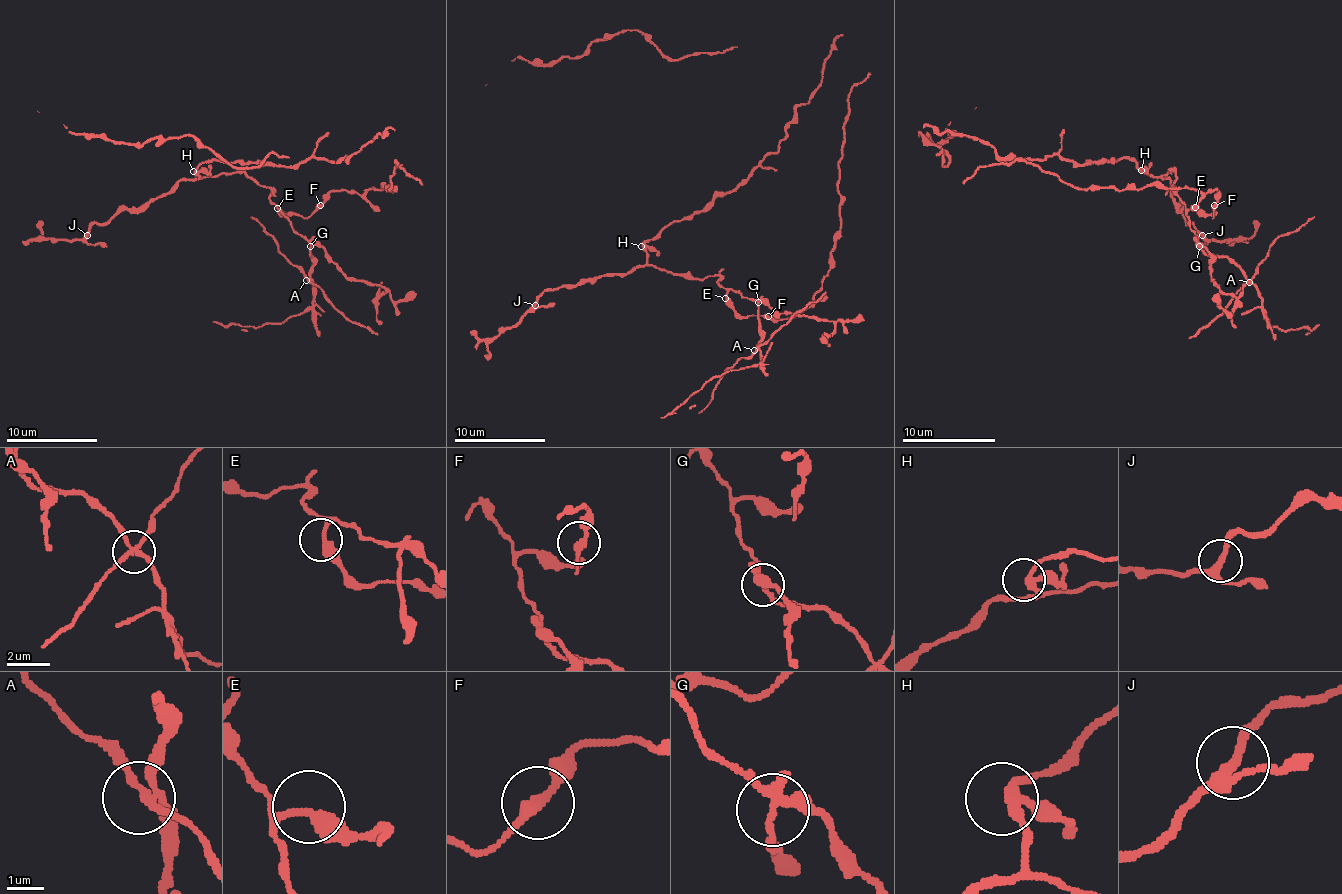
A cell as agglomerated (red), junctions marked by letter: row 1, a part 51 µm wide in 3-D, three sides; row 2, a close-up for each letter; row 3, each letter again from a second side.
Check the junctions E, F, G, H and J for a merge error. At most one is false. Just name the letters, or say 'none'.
G

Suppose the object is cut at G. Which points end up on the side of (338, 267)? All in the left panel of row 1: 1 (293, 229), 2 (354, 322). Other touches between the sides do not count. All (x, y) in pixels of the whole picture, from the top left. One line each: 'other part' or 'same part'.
1: same part
2: other part

